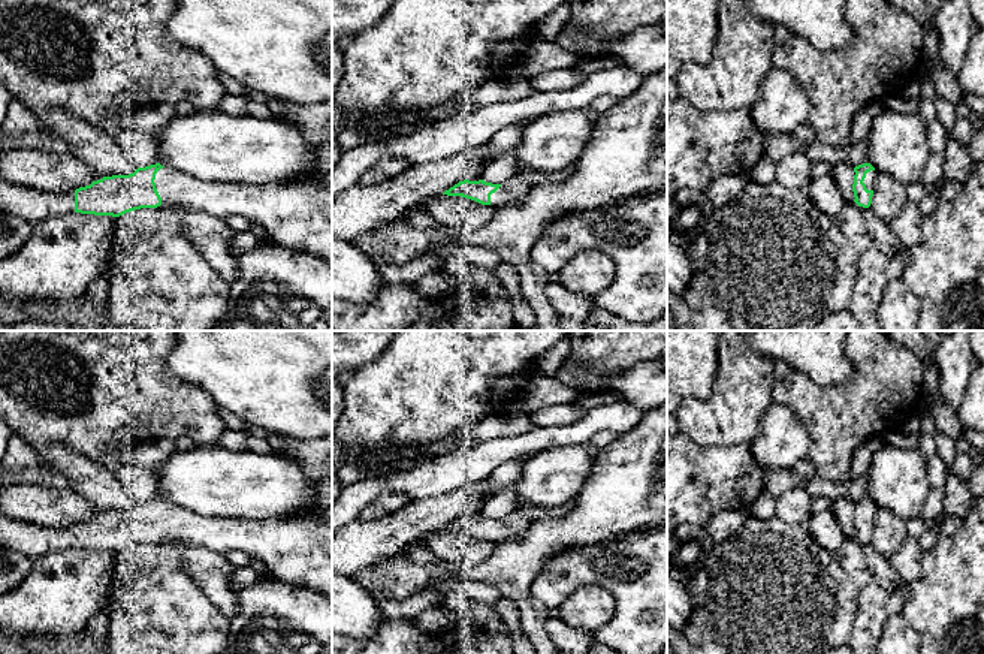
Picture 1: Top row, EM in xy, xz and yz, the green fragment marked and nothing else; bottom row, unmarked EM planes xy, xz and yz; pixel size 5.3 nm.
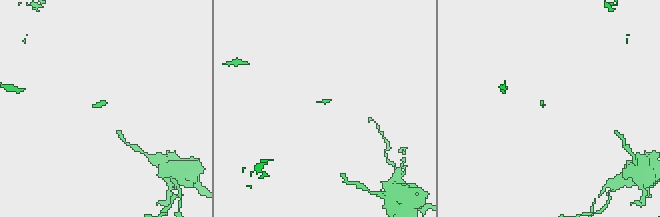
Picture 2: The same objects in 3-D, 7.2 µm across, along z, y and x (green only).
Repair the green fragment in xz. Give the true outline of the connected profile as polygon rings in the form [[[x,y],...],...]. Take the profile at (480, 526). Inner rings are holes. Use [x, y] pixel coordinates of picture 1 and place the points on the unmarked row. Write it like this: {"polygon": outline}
{"polygon": [[[511,512],[501,519],[486,518],[483,515],[464,515],[446,525],[443,530],[462,531],[482,540],[501,542],[522,536],[535,519],[519,512]]]}

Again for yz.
{"polygon": [[[863,498],[854,503],[854,537],[858,542],[869,543],[872,539],[872,531],[876,519],[878,507],[870,498]]]}

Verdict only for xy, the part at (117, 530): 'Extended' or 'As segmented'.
Extended

